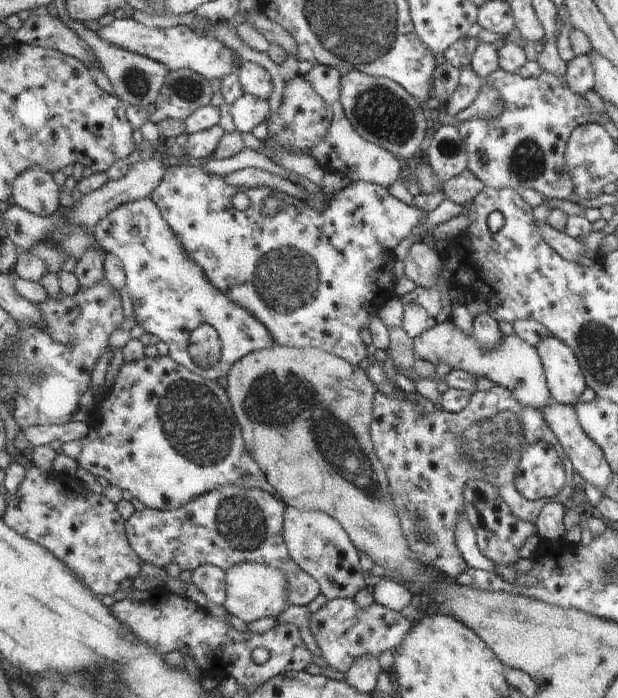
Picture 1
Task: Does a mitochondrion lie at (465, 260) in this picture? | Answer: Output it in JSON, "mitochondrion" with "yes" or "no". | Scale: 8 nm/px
{"mitochondrion":"no"}

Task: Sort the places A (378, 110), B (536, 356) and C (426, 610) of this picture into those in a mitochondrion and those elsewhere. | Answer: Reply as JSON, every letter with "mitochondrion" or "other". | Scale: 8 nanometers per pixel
{"A":"mitochondrion","B":"other","C":"other"}

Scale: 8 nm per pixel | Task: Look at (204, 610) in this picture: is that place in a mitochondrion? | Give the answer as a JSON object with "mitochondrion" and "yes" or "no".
{"mitochondrion":"no"}

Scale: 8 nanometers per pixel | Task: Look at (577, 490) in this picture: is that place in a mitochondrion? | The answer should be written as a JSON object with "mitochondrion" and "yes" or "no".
{"mitochondrion":"no"}

